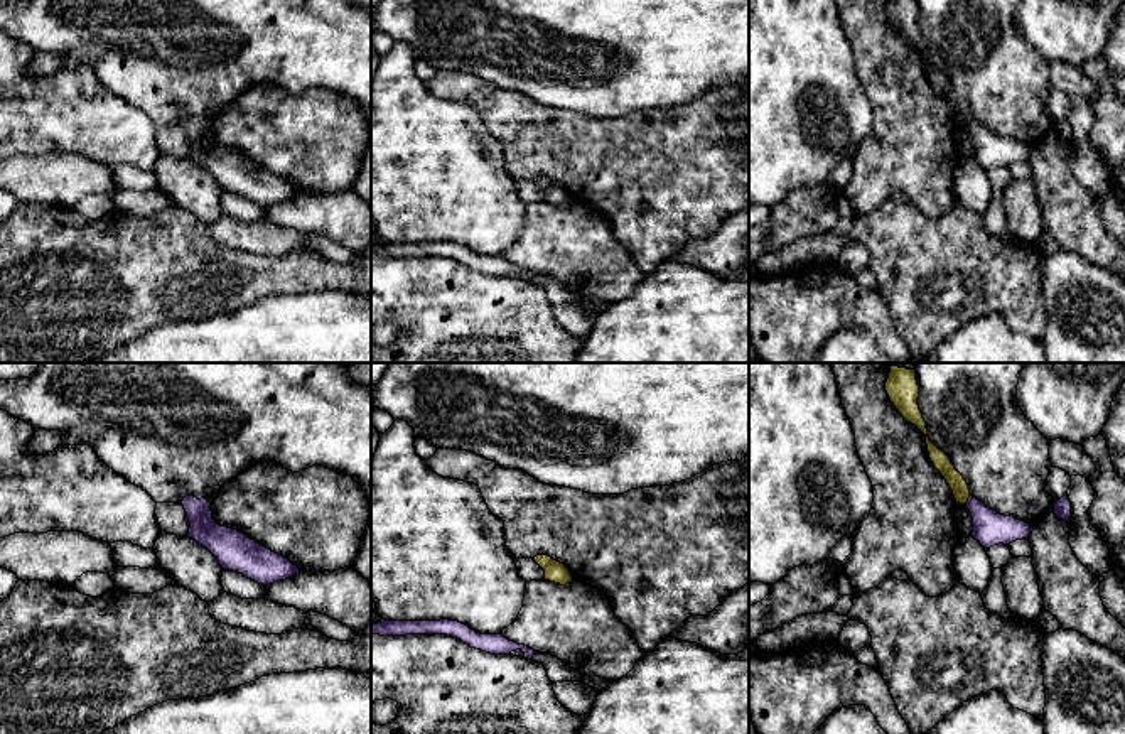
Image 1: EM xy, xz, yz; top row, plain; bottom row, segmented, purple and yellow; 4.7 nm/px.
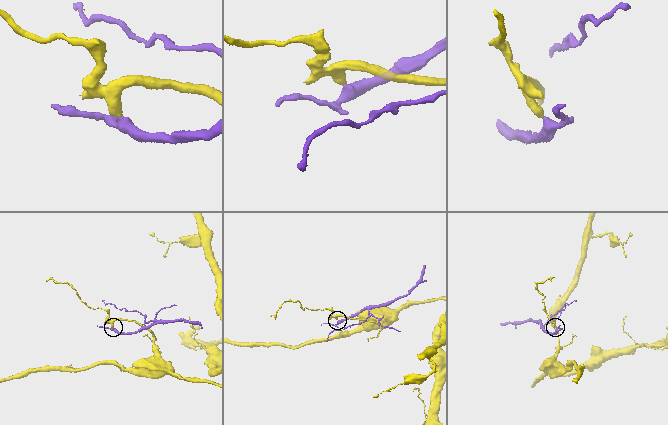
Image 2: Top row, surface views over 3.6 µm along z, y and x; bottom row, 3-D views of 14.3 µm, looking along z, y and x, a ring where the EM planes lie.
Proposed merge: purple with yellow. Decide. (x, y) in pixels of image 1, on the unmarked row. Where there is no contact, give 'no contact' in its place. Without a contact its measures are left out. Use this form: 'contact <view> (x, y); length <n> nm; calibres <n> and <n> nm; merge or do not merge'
contact yz (968, 122); length 50 nm; calibres 160 and 80 nm; do not merge

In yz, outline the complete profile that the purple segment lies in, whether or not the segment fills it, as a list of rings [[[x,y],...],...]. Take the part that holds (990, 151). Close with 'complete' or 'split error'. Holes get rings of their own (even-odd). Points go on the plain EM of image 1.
[[[970,116],[966,130],[972,135],[973,155],[972,159],[980,164],[987,172],[993,167],[1010,167],[1015,162],[1027,160],[1031,147],[1014,138],[1000,137],[987,130],[982,123]]]; complete

